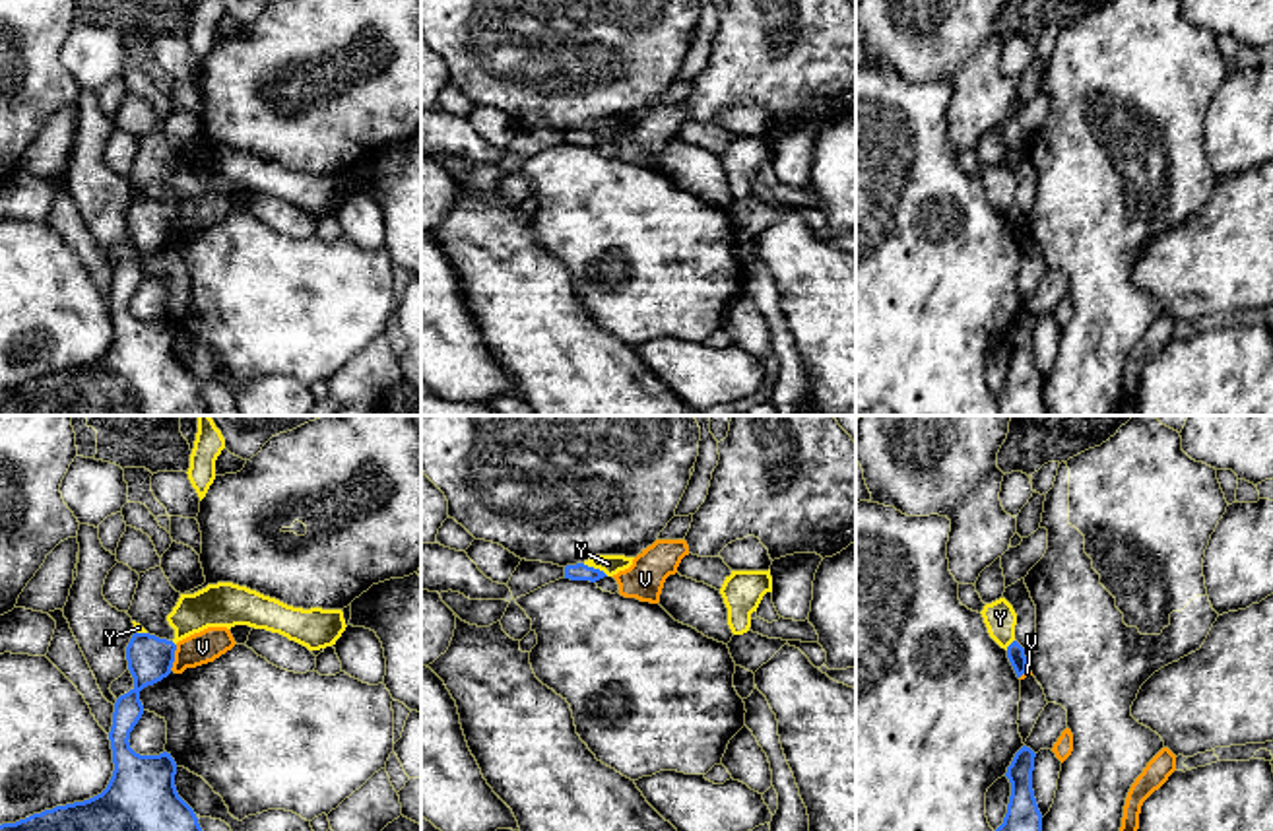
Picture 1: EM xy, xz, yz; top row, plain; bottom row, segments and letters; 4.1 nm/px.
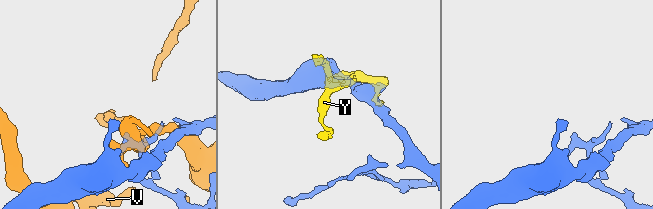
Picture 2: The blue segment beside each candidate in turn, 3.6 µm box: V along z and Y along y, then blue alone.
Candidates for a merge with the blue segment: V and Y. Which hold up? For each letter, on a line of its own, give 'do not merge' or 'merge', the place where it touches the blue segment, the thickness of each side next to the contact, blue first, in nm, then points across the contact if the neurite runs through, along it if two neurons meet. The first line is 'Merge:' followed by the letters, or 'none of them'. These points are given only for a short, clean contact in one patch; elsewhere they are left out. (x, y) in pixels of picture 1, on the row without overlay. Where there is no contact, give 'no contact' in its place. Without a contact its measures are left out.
Merge: none of them
V: do not merge; meets blue in xy at (173, 222); 190 nm thick on the blue side, 130 nm on the other
Y: do not merge; meets blue in xz at (596, 134); 70 nm thick on the blue side, 80 nm on the other

